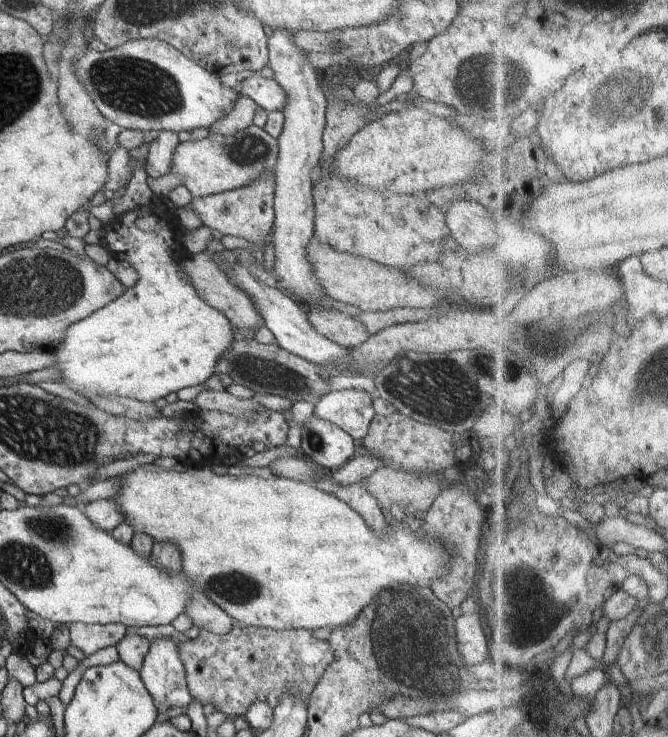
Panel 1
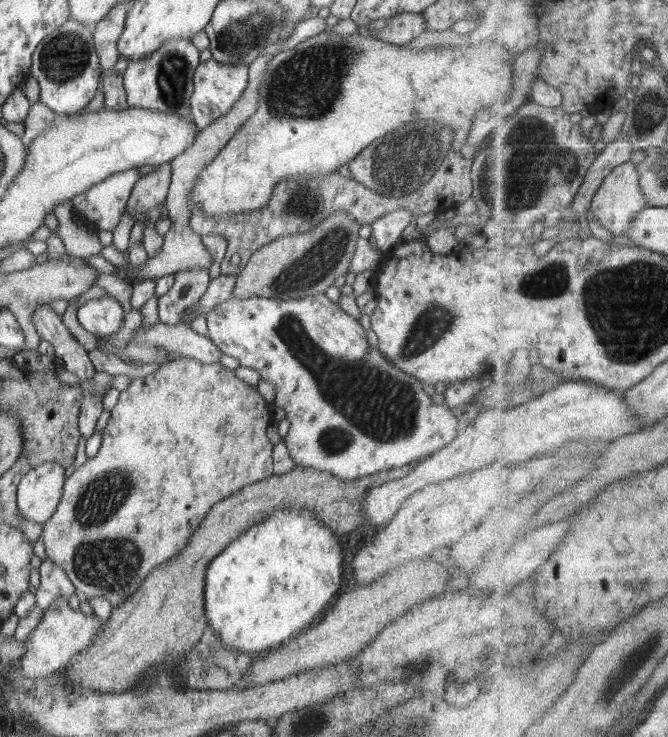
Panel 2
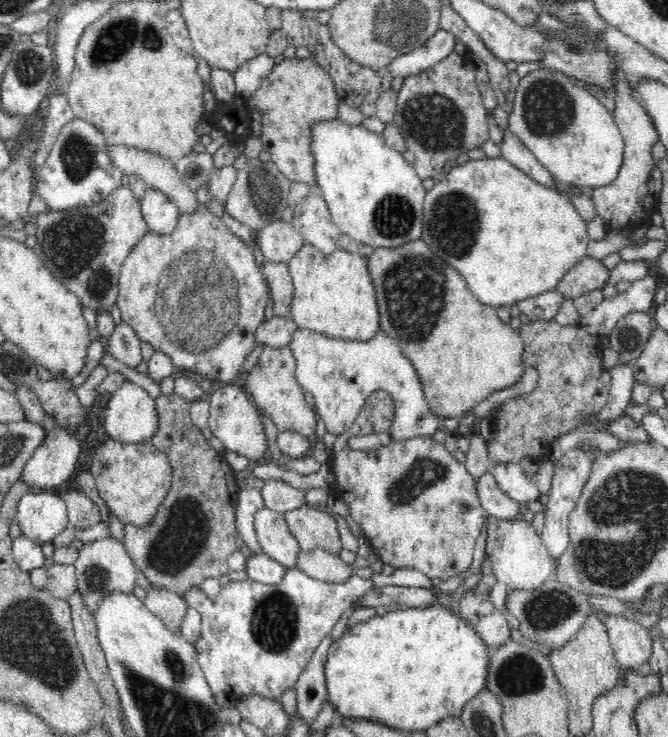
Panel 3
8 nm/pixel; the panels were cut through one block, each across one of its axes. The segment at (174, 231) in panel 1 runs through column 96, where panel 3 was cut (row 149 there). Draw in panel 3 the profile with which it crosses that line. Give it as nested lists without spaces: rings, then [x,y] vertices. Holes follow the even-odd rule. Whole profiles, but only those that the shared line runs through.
[[[336,118],[316,121],[311,127],[310,151],[314,157],[317,191],[324,197],[339,232],[374,248],[394,248],[420,239],[423,231],[423,200],[427,191],[414,164],[407,163],[402,153],[386,145],[381,135],[369,132],[362,124],[352,126]]]

